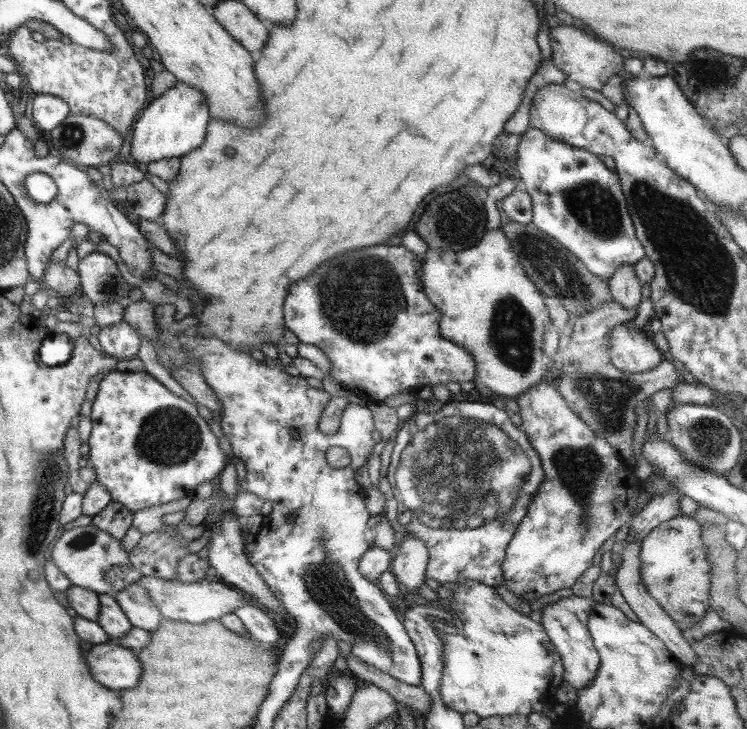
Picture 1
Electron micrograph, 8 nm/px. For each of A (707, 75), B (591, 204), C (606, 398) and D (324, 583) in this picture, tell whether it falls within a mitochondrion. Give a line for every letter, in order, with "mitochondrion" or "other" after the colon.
A: other
B: mitochondrion
C: mitochondrion
D: mitochondrion

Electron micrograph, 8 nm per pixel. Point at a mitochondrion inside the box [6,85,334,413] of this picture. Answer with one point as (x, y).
(71, 136)

